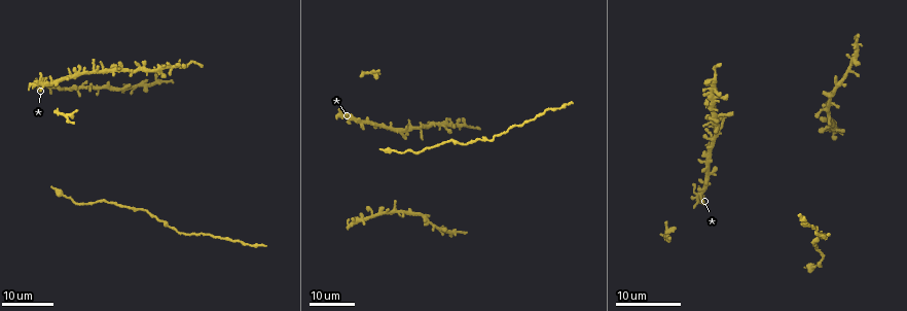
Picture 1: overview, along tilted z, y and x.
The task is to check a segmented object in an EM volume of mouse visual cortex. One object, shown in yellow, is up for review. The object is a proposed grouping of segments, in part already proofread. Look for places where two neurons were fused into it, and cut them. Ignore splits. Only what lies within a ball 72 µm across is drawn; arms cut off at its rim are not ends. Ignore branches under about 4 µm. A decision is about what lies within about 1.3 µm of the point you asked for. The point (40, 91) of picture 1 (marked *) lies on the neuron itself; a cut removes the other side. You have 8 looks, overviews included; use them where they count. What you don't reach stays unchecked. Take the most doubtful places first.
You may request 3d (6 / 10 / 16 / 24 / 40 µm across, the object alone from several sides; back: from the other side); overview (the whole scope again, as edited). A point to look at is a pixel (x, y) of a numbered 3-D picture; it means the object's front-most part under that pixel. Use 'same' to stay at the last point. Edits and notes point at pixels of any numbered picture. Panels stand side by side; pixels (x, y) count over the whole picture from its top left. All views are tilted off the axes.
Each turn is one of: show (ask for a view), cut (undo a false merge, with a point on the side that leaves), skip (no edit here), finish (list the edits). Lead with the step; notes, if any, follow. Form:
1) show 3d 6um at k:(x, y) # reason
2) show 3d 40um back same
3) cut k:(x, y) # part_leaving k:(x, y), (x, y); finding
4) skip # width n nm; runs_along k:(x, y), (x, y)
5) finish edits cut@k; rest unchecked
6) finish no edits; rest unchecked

show 3d 24um at 1:(397, 209) # four-way junction

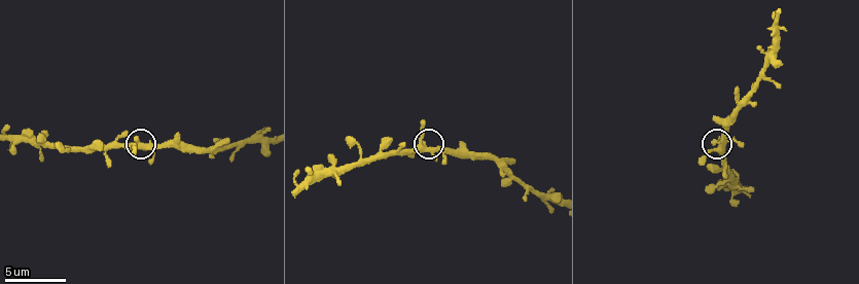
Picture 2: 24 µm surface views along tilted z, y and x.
show 3d 10um at 2:(425, 149)

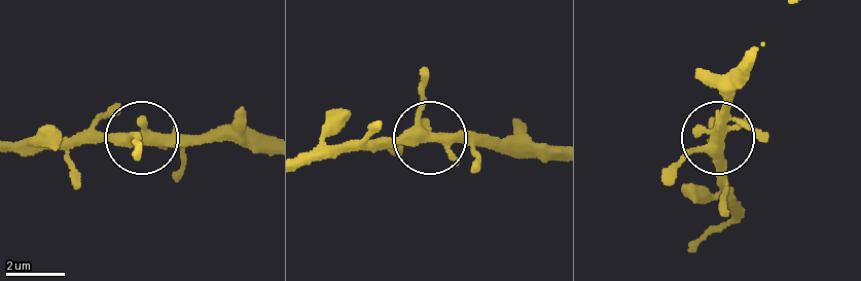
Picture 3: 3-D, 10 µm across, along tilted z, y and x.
skip # width 350 nm; continuous, no second neuron

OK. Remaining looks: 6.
show 3d 24um at 1:(170, 226) # calibre changes

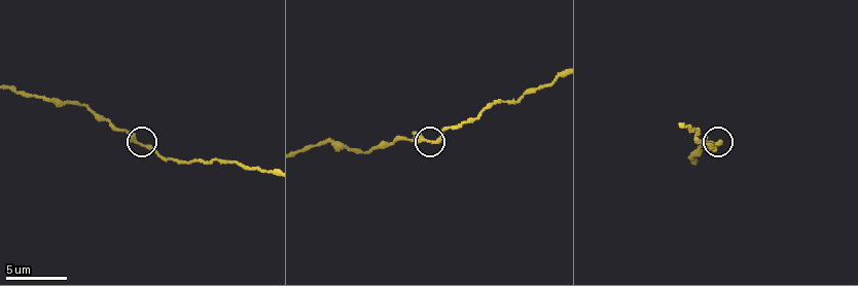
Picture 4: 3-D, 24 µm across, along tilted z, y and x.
show 3d 6um at 4:(721, 142) # zoom in

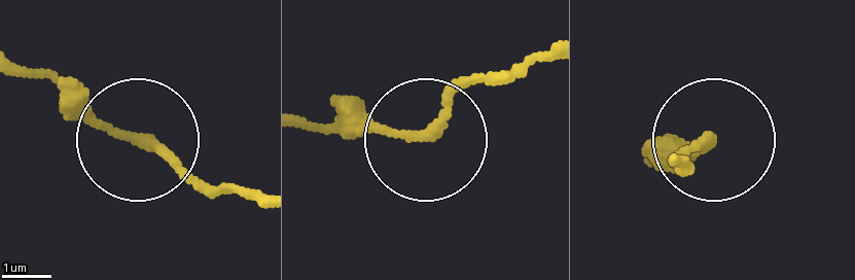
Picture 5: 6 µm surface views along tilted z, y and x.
skip # width 190 nm; runs_along 5:(22, 66), (58, 73), (102, 123), (213, 193); one neuron here

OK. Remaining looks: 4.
show 3d 6um at 2:(762, 68) # three arms meet

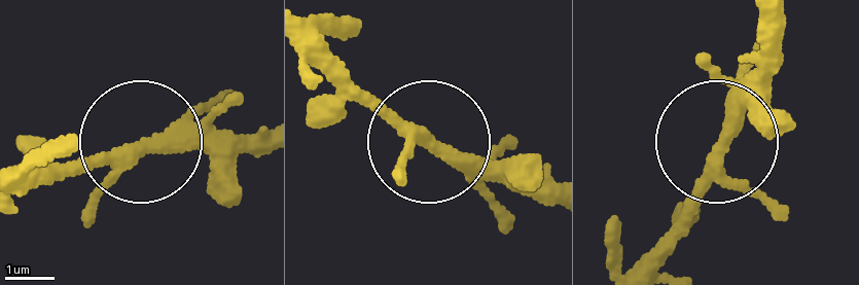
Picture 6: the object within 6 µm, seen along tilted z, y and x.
show 3d 6um back at 6:(720, 146)

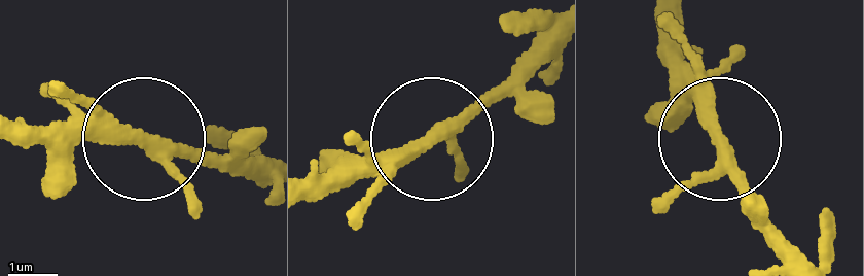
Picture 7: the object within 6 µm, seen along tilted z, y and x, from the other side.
skip # one neuron here

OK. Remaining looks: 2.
finish no edits; rest unchecked

